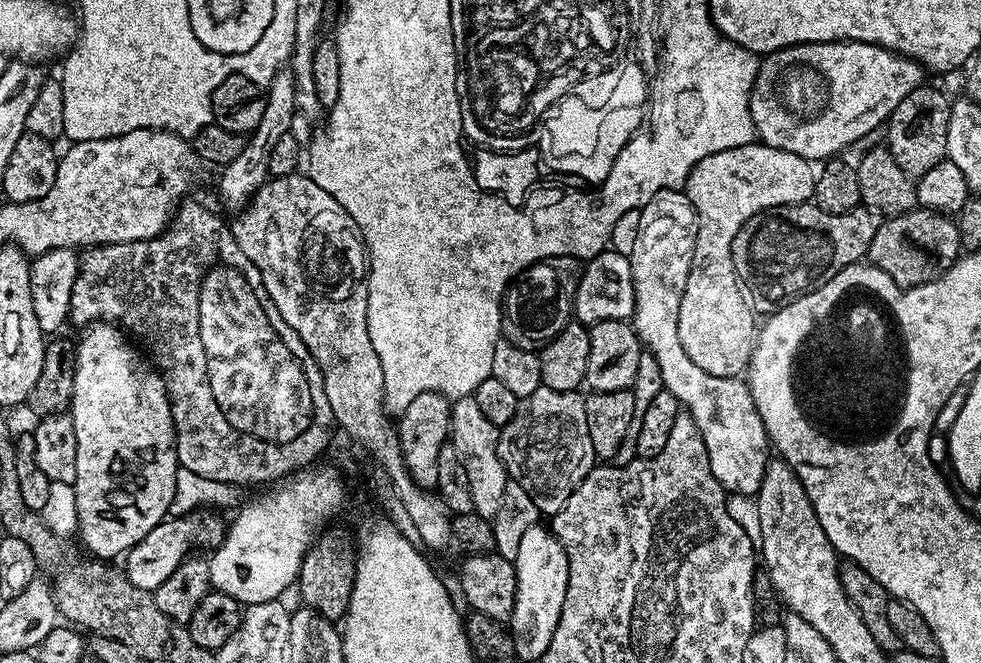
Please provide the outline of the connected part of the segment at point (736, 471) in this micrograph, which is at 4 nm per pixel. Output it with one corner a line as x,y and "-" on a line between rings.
662,189
640,209
638,239
634,246
634,254
630,259
633,273
644,272
642,287
638,286
634,290
636,301
642,301
642,312
644,308
642,344
647,351
652,353
652,356
658,358
658,366
662,366
664,391
674,394
674,398
678,398
681,409
686,410
687,415
694,418
694,422
702,434
702,442
706,442
710,470
714,474
714,478
718,478
720,485
729,493
755,497
756,493
760,491
766,474
766,466
770,459
770,441
762,418
756,412
754,398
750,394
747,383
740,378
714,378
714,374
706,374
706,370
701,370
699,366
694,366
694,362
690,362
686,350
682,350
682,342
678,342
678,308
682,306
686,278
690,274
690,266
694,258
697,234
696,211
683,191

